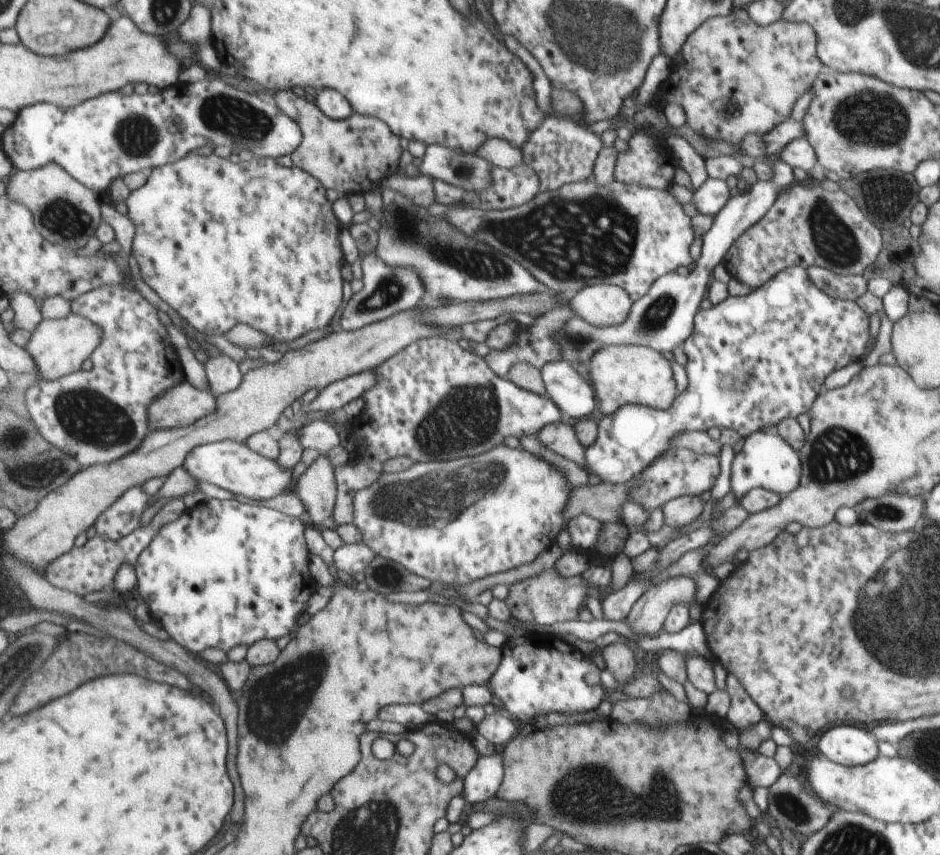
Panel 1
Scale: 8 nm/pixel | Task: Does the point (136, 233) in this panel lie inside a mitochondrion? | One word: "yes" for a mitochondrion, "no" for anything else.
no

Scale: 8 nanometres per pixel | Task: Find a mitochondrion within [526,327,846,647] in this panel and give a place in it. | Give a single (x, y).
(732, 384)

